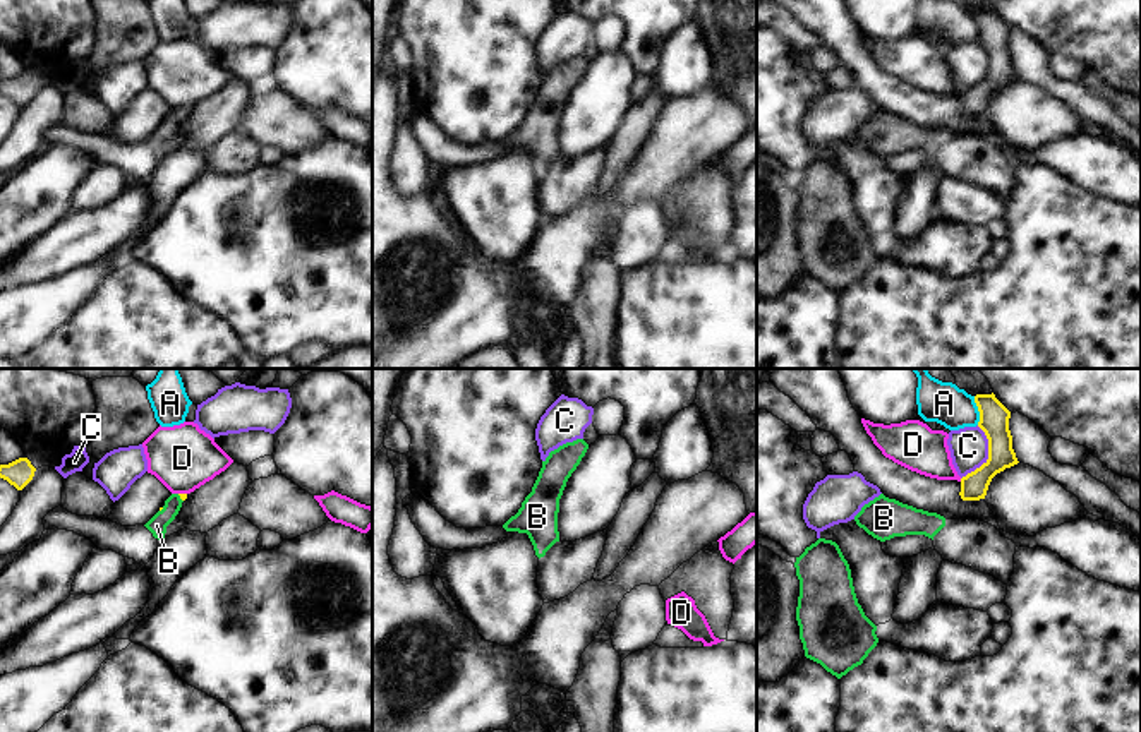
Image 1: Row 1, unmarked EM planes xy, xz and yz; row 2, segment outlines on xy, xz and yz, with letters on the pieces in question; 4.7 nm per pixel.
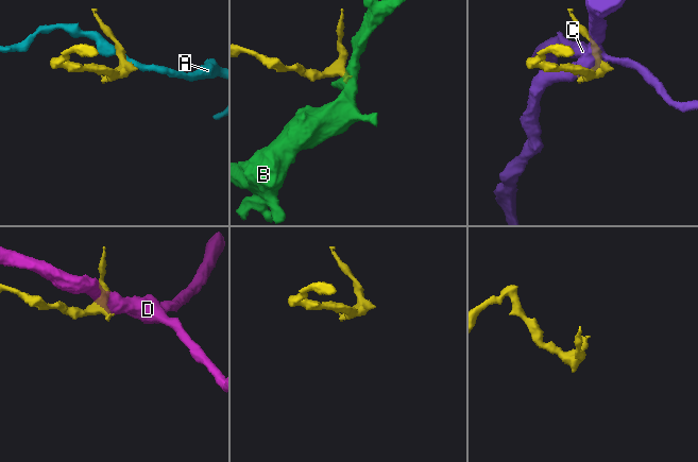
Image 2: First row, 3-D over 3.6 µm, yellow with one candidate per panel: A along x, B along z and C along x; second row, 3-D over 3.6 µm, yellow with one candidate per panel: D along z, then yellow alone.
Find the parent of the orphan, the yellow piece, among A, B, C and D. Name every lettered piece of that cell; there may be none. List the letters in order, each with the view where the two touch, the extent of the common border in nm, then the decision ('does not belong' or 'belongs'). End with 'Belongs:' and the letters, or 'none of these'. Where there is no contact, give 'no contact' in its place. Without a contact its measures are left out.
A: meets yellow in yz; contact 140 nm long; does not belong
B: meets yellow in xy; contact 50 nm long; belongs
C: meets yellow in yz; contact 260 nm long; does not belong
D: meets yellow in xy; contact 40 nm long; does not belong
Belongs: B

